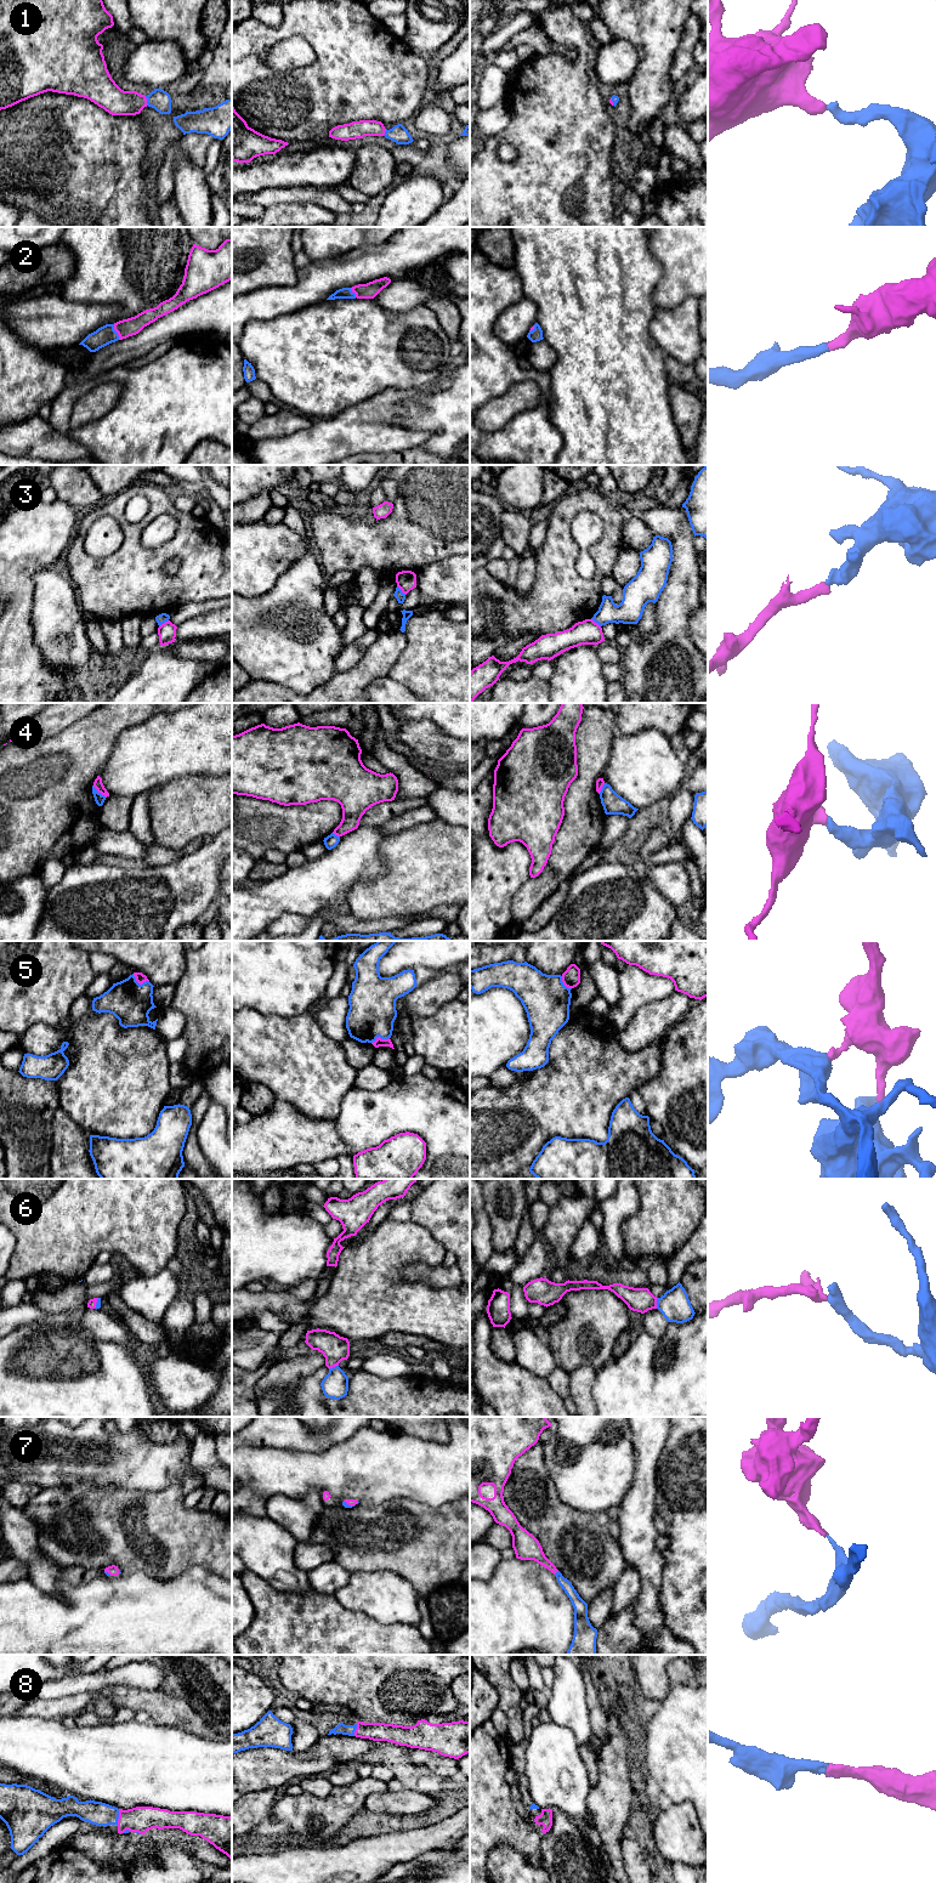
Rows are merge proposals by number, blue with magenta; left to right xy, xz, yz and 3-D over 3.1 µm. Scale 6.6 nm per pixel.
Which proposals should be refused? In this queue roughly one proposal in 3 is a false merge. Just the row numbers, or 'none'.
3, 4, 5

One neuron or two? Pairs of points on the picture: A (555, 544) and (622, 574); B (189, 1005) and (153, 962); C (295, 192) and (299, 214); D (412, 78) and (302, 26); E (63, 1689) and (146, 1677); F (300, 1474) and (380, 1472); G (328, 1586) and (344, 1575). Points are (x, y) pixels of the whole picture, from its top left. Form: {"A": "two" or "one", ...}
{"A": "two", "B": "two", "C": "two", "D": "one", "E": "one", "F": "one", "G": "one"}

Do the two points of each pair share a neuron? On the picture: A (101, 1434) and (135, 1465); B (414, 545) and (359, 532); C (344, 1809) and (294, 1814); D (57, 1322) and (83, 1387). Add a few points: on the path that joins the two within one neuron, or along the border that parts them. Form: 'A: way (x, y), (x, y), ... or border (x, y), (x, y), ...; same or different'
A: way (109, 1442), (126, 1459); same
B: way (401, 540), (393, 534), (373, 533); same
C: way (332, 1810), (308, 1810), (306, 1813); same
D: way (61, 1338), (84, 1361), (84, 1371); same

